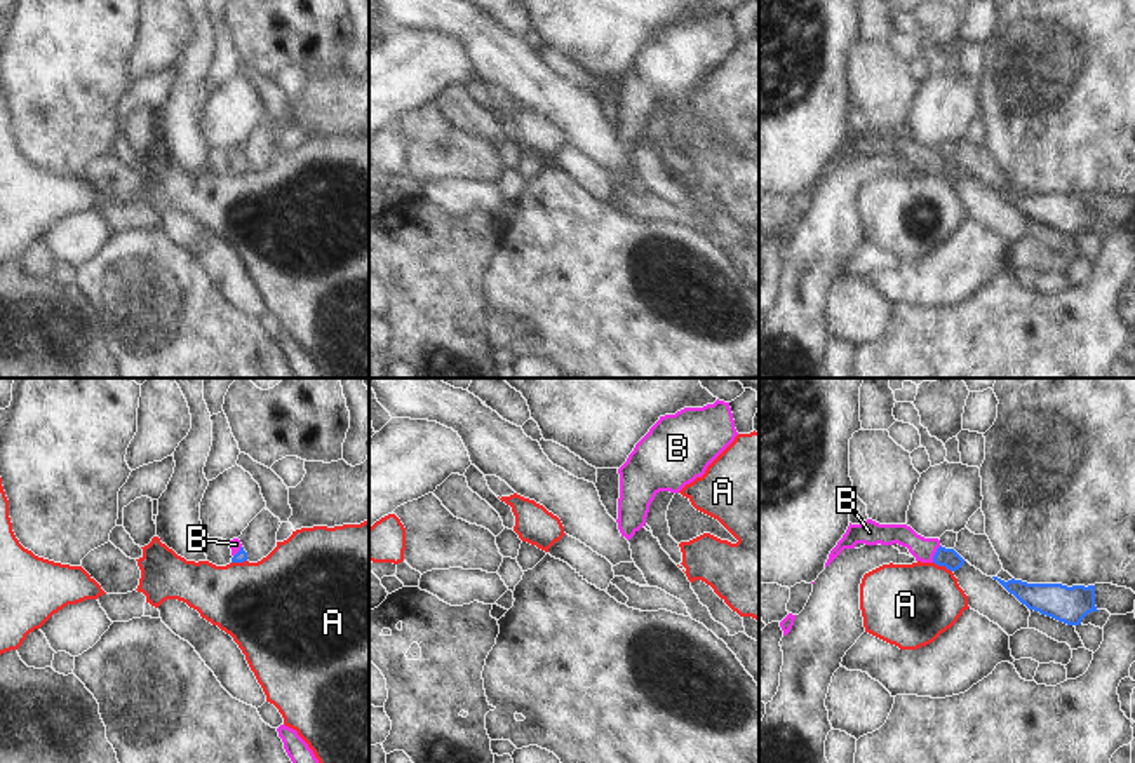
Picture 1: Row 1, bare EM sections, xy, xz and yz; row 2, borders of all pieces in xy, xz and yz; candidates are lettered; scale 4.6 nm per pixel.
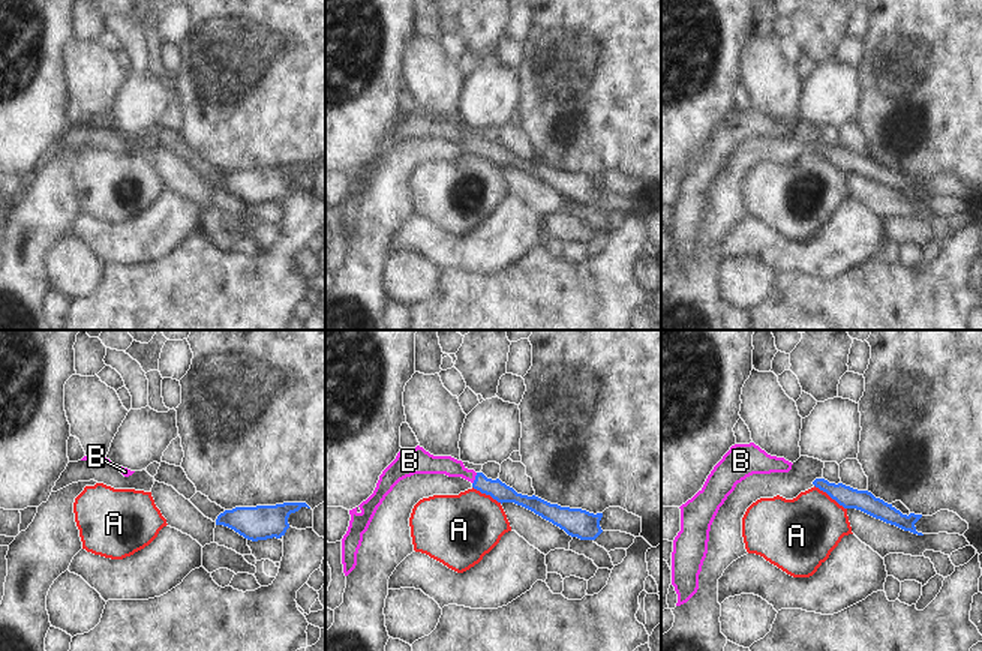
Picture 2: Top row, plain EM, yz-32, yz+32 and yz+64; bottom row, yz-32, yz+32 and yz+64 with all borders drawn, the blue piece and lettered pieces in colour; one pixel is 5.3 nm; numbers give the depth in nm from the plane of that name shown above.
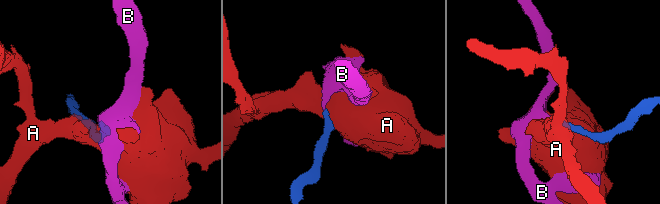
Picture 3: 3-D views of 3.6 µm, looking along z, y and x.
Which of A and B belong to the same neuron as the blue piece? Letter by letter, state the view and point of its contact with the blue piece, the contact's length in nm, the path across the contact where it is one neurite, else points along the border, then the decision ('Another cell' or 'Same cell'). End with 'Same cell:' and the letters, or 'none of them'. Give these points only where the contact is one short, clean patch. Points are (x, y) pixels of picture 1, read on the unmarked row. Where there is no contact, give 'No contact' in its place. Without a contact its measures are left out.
A: Touches blue at yz (942, 175). Shared border 100 nm. Boundary: yz (933, 171), (951, 182). Another cell
B: Touches blue at yz (935, 164). Shared border 90 nm. Path across: yz (949, 168), (935, 164), (923, 159). Same cell
Same cell: B.

